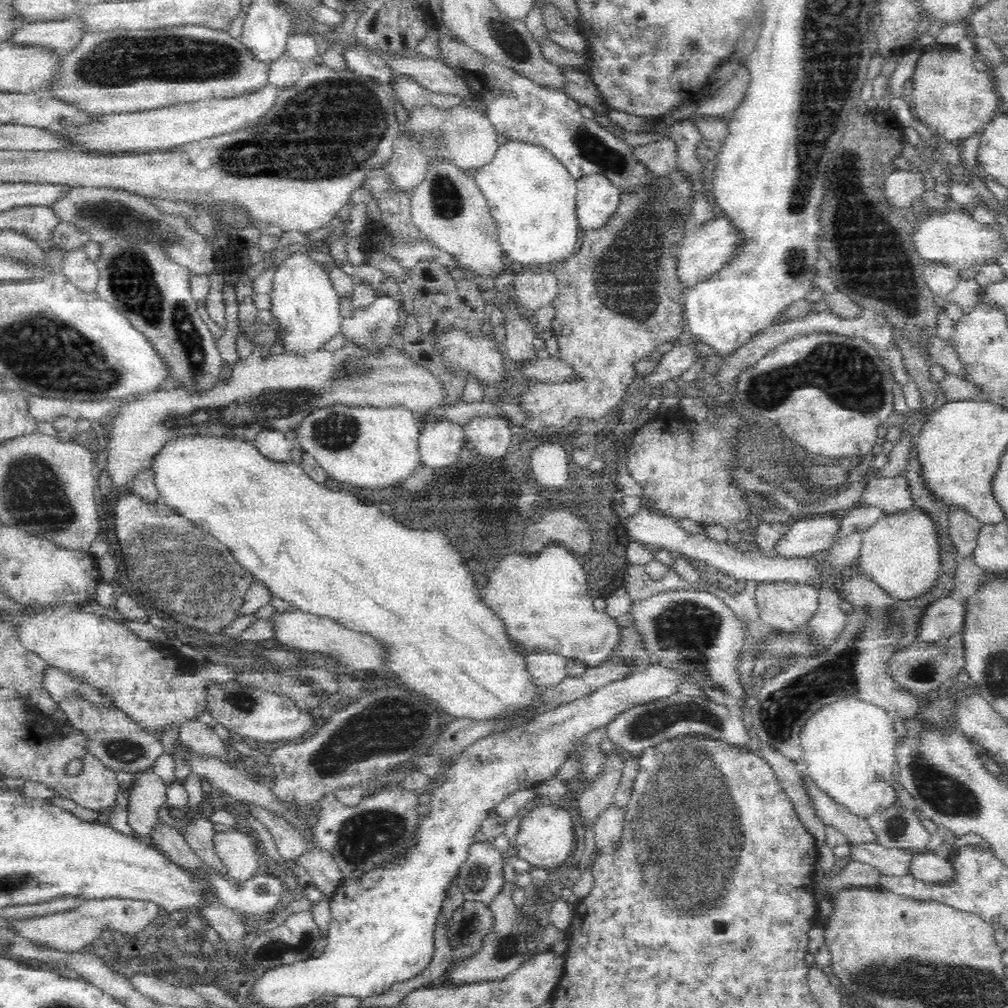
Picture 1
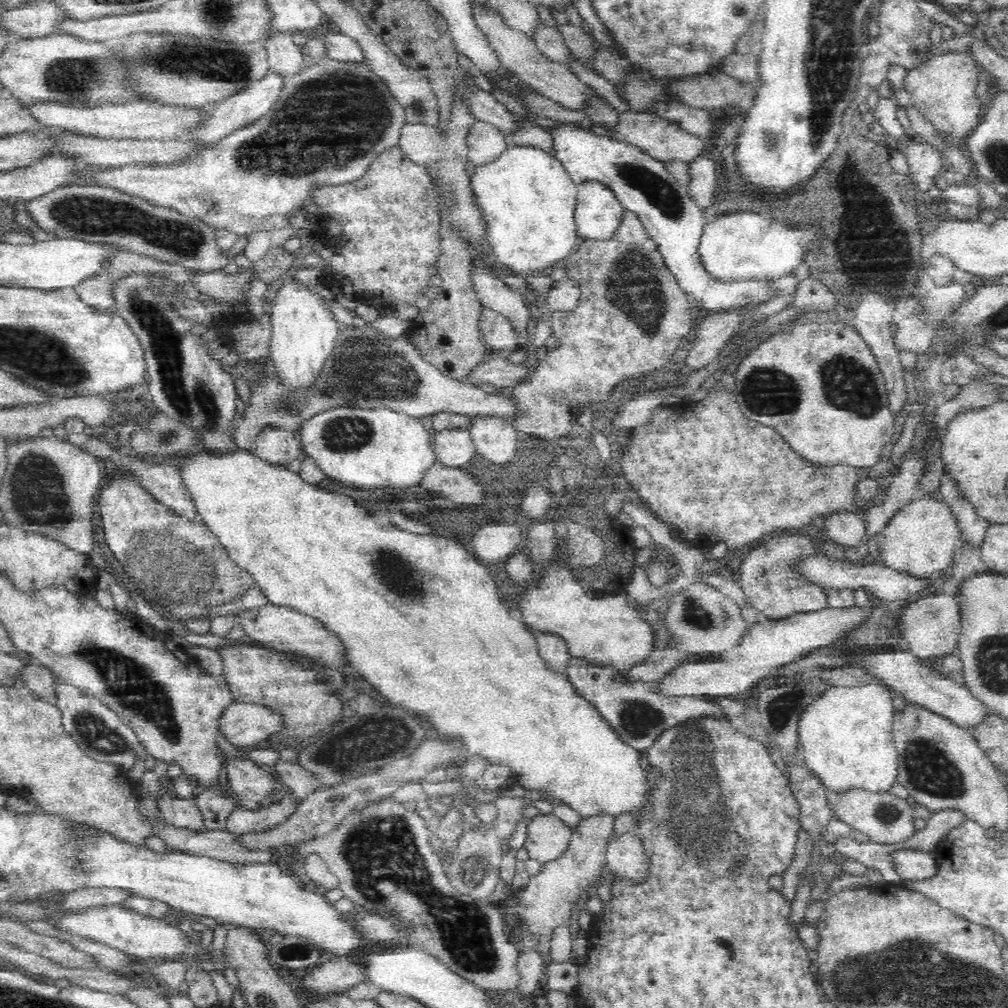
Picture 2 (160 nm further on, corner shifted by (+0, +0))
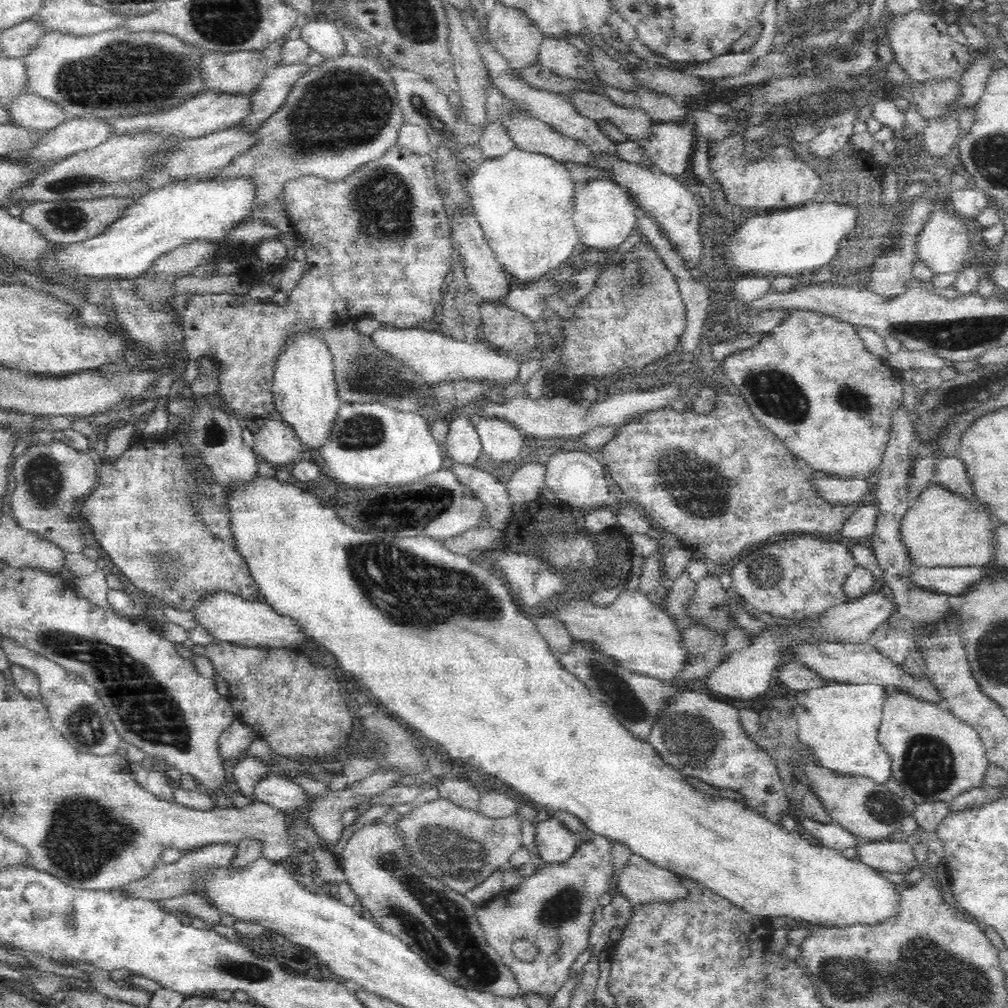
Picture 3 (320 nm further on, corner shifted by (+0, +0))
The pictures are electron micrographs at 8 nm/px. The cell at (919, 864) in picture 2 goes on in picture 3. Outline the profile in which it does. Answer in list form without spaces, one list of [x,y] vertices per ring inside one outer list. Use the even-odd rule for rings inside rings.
[[[880,839],[861,840],[856,848],[859,859],[880,871],[908,874],[916,866],[916,856],[907,842]]]

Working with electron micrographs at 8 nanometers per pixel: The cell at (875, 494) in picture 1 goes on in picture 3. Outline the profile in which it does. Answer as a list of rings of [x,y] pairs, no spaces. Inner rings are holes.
[[[821,471],[817,472],[814,484],[822,496],[834,503],[858,503],[870,492],[870,482],[867,479],[837,479]]]

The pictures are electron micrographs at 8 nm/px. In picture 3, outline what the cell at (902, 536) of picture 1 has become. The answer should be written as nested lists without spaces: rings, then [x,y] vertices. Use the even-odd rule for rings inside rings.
[[[931,483],[906,509],[899,524],[899,539],[907,550],[909,563],[916,568],[988,565],[995,545],[993,530],[989,526],[990,516],[985,504],[977,500],[971,504]]]

